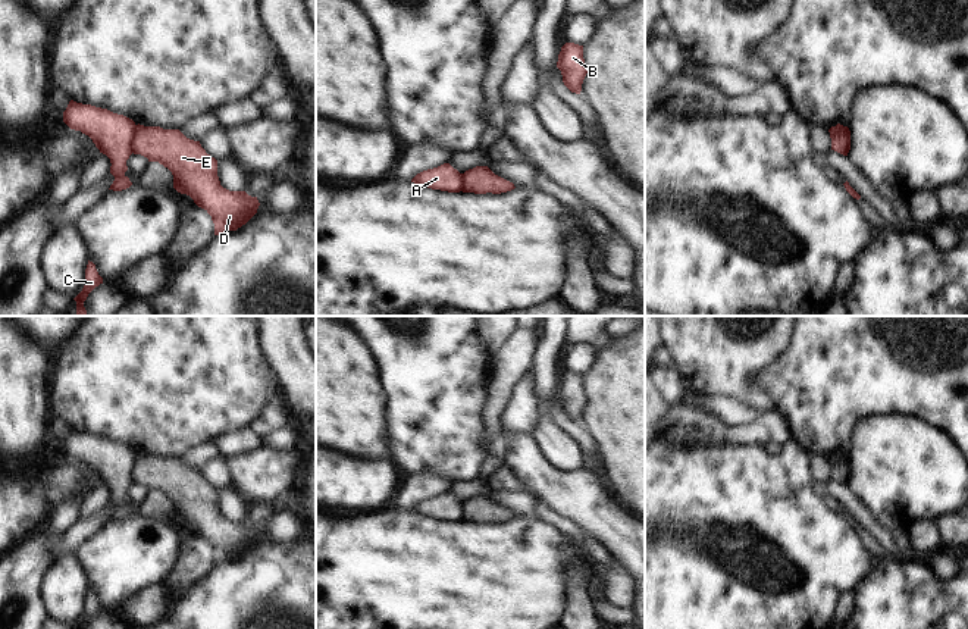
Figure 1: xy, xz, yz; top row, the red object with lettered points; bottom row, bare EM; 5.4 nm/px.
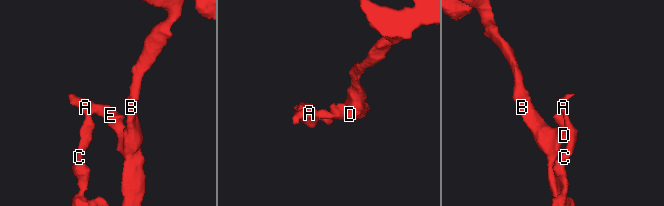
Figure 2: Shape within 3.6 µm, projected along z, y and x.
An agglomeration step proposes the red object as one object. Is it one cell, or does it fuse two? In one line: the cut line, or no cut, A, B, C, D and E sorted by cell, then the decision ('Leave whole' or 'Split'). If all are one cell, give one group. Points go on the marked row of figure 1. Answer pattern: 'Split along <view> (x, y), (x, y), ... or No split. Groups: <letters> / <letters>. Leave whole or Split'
Split along xy (135, 125), (131, 152). Groups: A C / B D E. Split.

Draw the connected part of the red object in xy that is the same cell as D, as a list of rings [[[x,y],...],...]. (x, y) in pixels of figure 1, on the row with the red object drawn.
[[[138,123],[132,153],[167,168],[173,175],[173,188],[189,195],[212,216],[214,235],[236,231],[257,213],[257,197],[223,188],[217,176],[217,160],[206,153],[200,141],[187,138],[179,129]]]

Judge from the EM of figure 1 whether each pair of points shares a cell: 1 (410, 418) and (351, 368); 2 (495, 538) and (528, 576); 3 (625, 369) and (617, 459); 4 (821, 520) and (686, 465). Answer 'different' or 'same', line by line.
1: different
2: same
3: same
4: same

